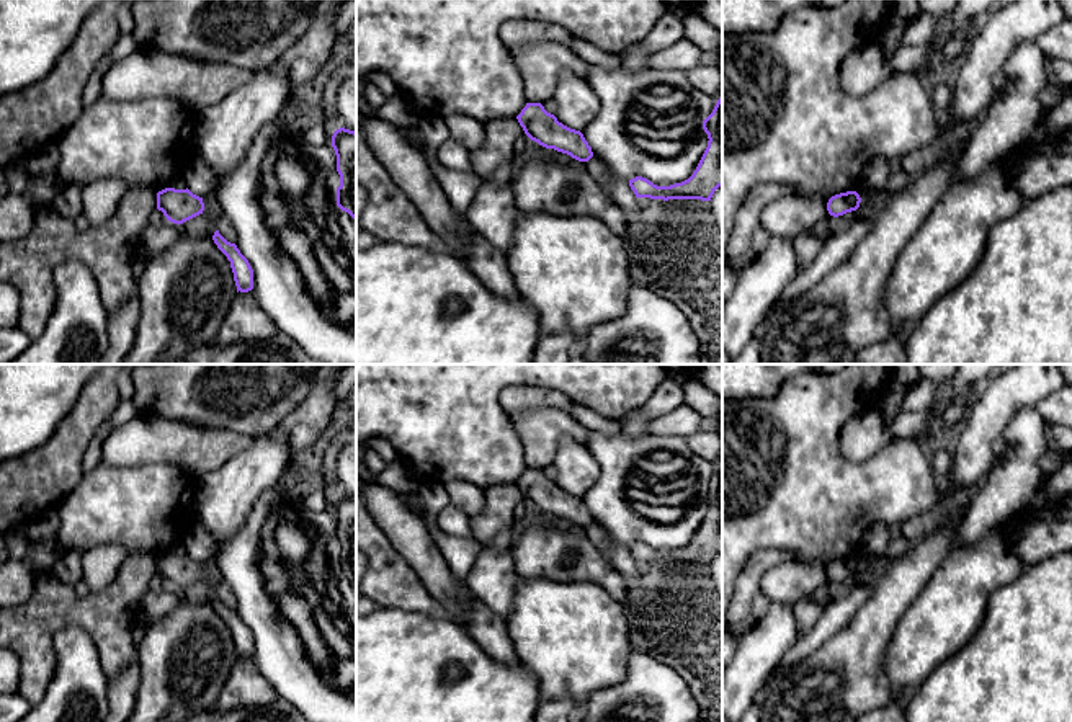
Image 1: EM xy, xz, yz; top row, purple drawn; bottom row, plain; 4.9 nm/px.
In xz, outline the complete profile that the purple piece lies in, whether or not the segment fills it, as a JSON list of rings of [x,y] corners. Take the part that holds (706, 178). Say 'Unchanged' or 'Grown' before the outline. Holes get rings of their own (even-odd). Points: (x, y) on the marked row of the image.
Unchanged. [[[722,98],[703,121],[703,129],[709,140],[693,175],[670,186],[657,186],[647,178],[636,176],[629,180],[636,198],[711,201],[714,191],[722,186]]]

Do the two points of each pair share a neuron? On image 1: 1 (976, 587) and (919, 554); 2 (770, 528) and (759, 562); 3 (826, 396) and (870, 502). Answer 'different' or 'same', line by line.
1: different
2: different
3: same

